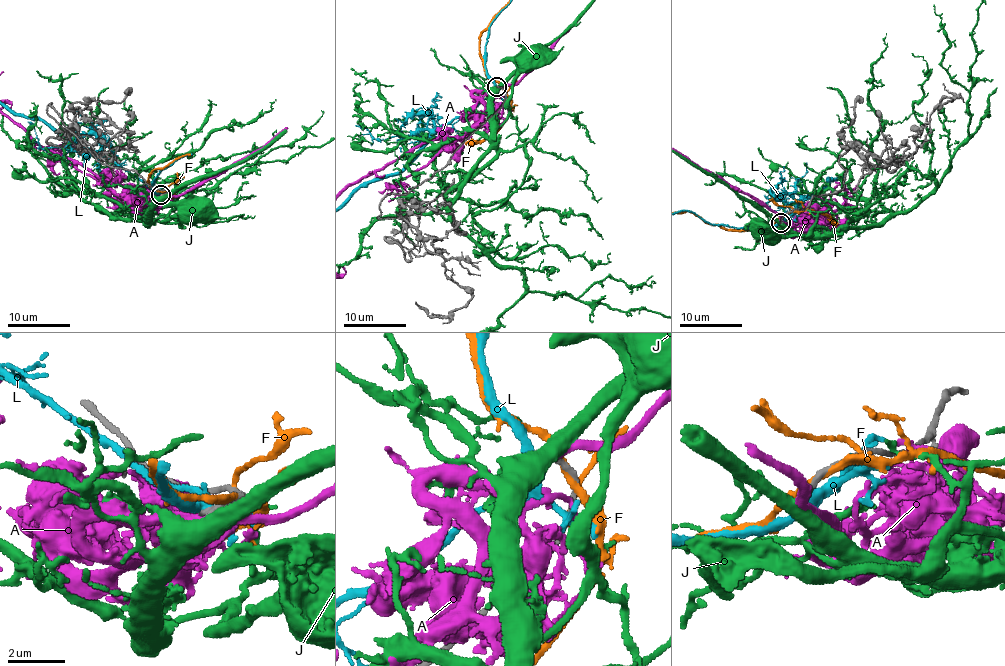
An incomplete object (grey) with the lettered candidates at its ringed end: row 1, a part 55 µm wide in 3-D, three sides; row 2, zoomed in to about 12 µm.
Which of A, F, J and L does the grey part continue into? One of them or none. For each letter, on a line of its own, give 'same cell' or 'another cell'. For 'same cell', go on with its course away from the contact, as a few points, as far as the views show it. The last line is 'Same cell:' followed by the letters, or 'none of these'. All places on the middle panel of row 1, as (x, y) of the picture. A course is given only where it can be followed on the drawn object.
A: another cell
F: another cell
J: another cell
L: another cell
Same cell: none of these

